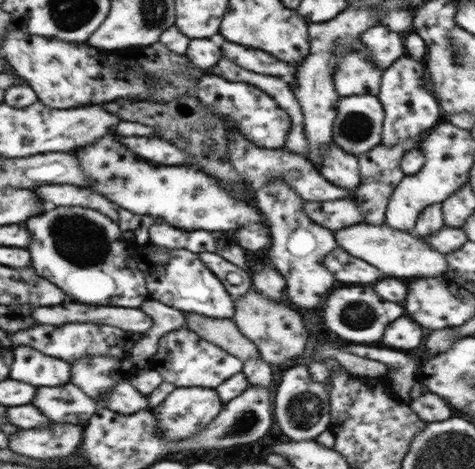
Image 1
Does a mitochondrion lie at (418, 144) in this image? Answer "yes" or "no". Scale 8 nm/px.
no

